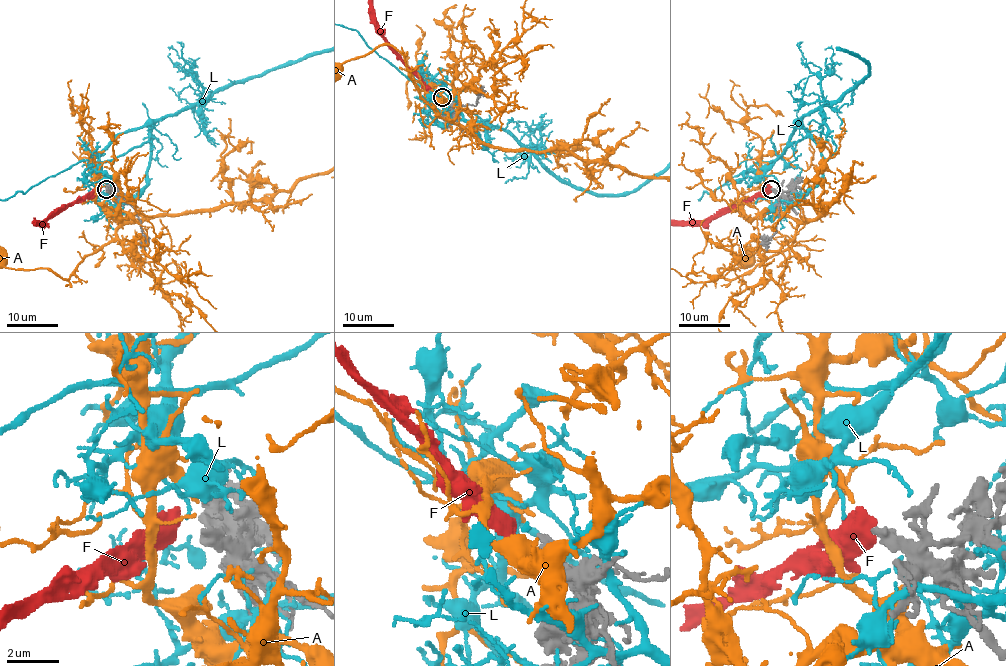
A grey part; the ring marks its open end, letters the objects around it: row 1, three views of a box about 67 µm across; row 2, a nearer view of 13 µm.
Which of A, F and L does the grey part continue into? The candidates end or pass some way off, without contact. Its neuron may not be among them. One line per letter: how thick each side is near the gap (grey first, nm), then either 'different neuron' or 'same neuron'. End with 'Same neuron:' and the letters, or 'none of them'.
A: 400/140 nm | different neuron
F: 400/600 nm | same neuron
L: 400/110 nm | different neuron
Same neuron: F

